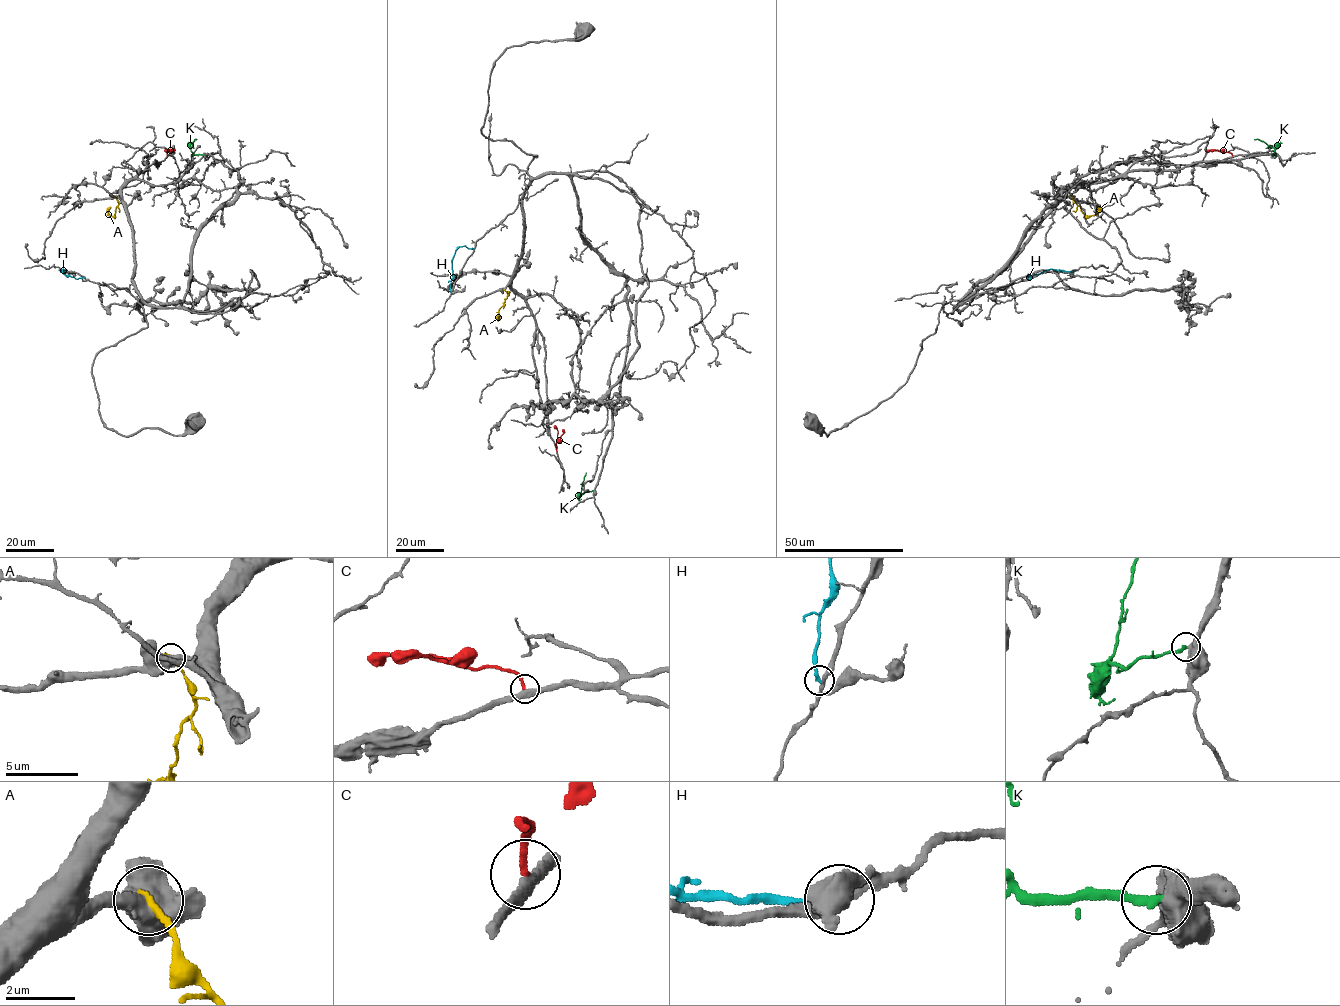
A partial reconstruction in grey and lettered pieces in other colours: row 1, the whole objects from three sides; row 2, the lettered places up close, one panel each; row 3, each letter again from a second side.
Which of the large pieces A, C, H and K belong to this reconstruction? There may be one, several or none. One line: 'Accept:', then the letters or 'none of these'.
Accept: K

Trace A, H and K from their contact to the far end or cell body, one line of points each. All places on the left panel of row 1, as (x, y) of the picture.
A: (114, 196), (118, 204), (110, 216), (110, 207)
H: (61, 271), (62, 269), (65, 276), (77, 279), (85, 276)
K: (203, 154), (193, 154), (191, 149), (196, 139)

